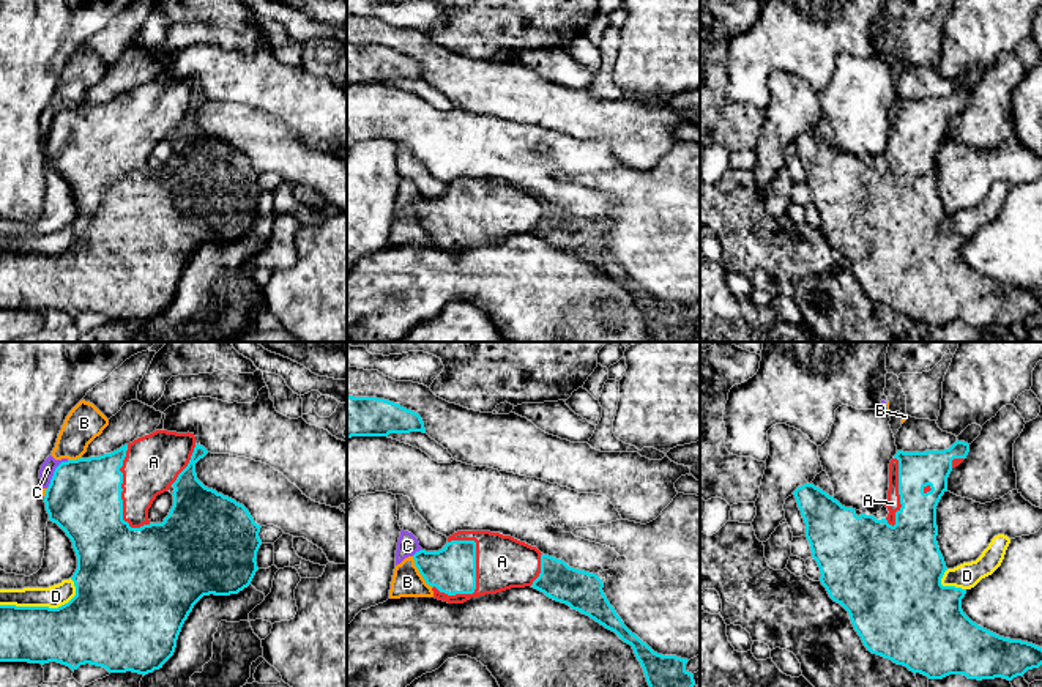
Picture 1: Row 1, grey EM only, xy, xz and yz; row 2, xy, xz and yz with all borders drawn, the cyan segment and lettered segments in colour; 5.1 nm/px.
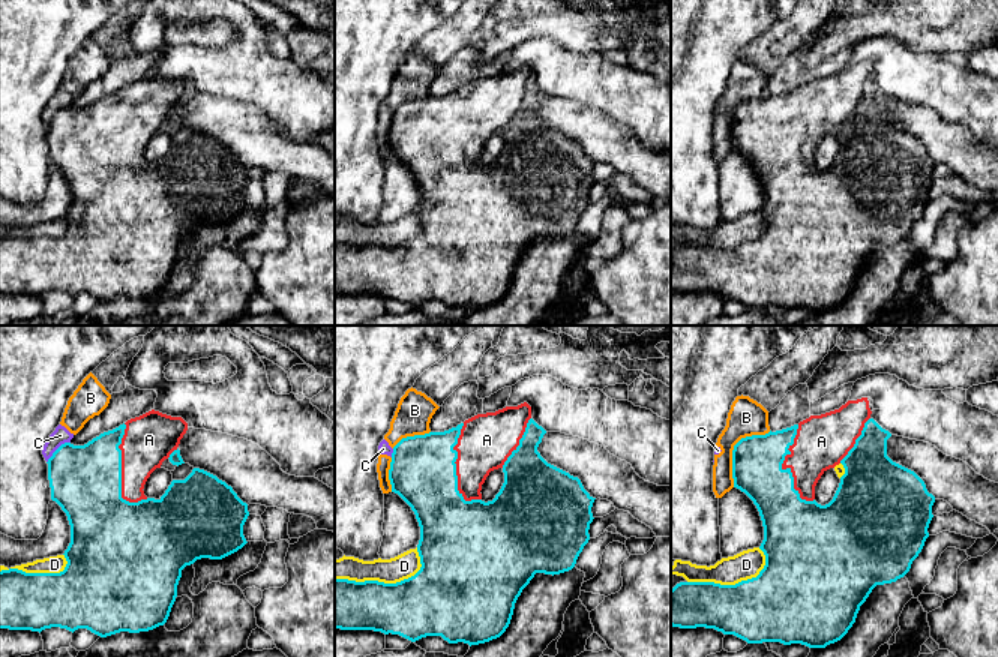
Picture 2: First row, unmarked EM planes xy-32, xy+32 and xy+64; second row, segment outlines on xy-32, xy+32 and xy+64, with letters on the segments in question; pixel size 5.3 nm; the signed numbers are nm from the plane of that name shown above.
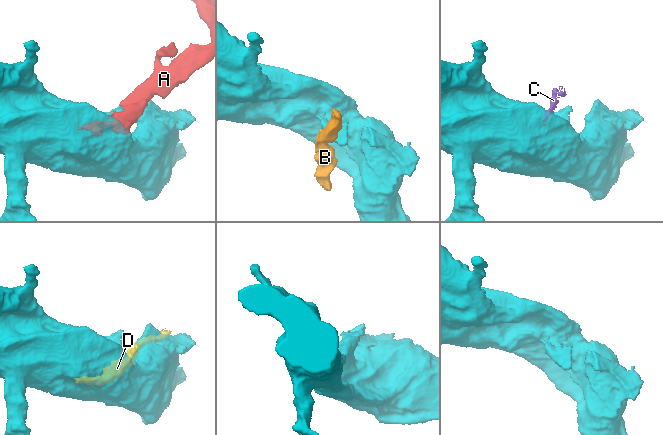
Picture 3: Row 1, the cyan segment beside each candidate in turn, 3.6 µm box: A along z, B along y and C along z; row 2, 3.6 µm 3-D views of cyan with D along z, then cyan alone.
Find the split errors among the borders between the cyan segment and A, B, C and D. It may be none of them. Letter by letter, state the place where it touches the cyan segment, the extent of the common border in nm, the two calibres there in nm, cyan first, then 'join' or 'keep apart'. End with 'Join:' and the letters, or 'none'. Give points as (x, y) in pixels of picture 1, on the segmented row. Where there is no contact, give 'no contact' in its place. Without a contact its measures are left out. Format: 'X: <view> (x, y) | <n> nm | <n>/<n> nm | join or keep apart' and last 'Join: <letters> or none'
A: xz (475, 586) | 340 nm | 240/280 nm | join
B: xz (420, 572) | 190 nm | 240/160 nm | keep apart
C: xy (54, 471) | 180 nm | 380/70 nm | keep apart
D: xy (41, 607) | 400 nm | 340/120 nm | keep apart
Join: A

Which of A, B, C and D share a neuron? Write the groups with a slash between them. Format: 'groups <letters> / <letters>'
groups A / B C / D

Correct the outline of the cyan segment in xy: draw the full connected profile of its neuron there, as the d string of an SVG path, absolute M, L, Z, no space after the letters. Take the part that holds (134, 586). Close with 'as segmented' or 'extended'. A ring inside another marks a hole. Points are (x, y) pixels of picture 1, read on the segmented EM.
M156 430L150 435L134 440L129 444L121 446L110 454L61 462L55 468L50 484L46 490L44 503L49 520L57 523L73 542L73 548L77 556L77 569L71 577L76 586L76 596L58 608L0 605L0 662L28 662L41 665L57 662L69 667L73 671L80 665L90 663L102 667L109 673L132 671L145 676L148 673L153 673L154 670L162 668L162 665L173 655L181 627L192 611L194 605L203 596L238 594L251 585L255 572L259 570L255 559L257 551L262 545L262 540L259 537L262 526L254 522L249 511L243 504L229 496L224 496L222 493L218 493L213 488L205 487L197 479L195 463L207 454L208 451L195 443L194 433ZM170 485L175 488L172 493L173 506L162 523L151 523L148 520L148 509L151 507L156 496L167 492Z; extended

